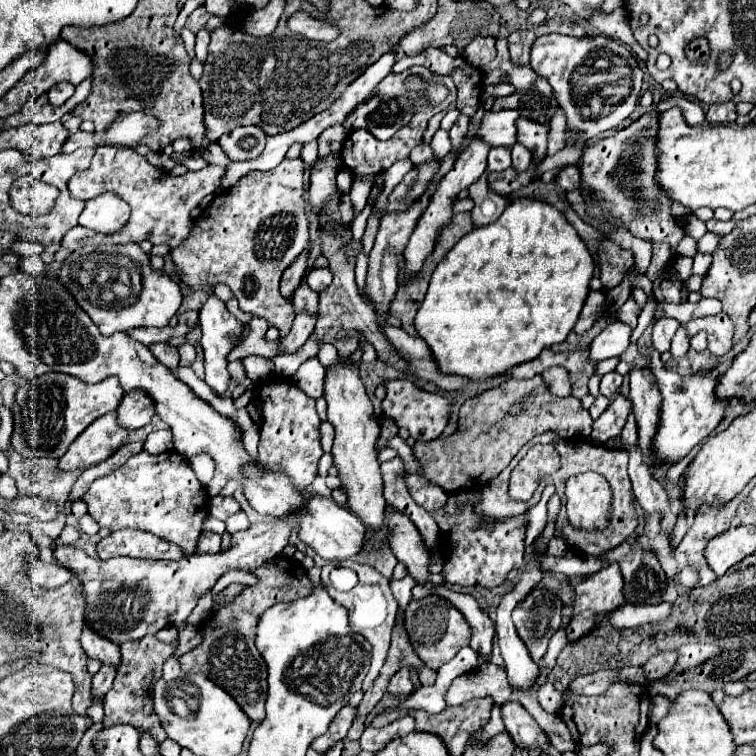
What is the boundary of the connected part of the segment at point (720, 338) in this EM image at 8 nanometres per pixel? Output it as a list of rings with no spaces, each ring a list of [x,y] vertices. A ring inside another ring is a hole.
[[[719,312],[715,316],[705,316],[705,318],[695,318],[685,324],[681,324],[689,336],[695,336],[699,330],[705,330],[709,336],[709,352],[715,356],[723,356],[729,352],[733,344],[733,324],[727,318],[727,314]]]

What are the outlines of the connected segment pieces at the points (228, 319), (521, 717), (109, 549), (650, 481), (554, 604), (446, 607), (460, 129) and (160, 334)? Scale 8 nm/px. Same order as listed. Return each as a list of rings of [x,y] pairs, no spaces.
[[[211,294],[199,310],[199,326],[203,332],[201,346],[205,352],[205,382],[223,394],[229,386],[227,354],[233,344],[229,336],[241,332],[241,324],[215,294]]]
[[[505,702],[501,706],[501,714],[503,714],[505,730],[511,734],[513,742],[519,748],[527,748],[527,750],[539,748],[541,752],[551,754],[551,742],[547,734],[537,726],[537,722],[531,718],[531,714],[527,714],[527,710],[519,702]]]
[[[123,528],[119,532],[111,532],[97,544],[97,552],[101,560],[109,560],[115,556],[131,556],[131,558],[153,558],[153,560],[179,560],[183,558],[183,548],[155,538],[151,532]]]
[[[627,448],[629,452],[629,480],[633,484],[635,498],[639,506],[647,512],[659,512],[661,514],[661,534],[667,534],[671,538],[671,532],[677,522],[677,514],[671,510],[671,502],[663,490],[663,486],[653,478],[649,468],[641,460],[641,450],[639,448]]]
[[[539,586],[513,610],[515,628],[535,662],[547,652],[547,642],[561,624],[561,606],[553,590]]]
[[[429,594],[423,600],[409,602],[405,626],[415,654],[431,670],[439,670],[443,664],[455,658],[455,654],[469,644],[469,636],[471,636],[469,624],[465,622],[463,614],[451,602],[445,602],[441,596],[435,596],[435,594]]]
[[[461,114],[461,116],[457,118],[457,122],[453,124],[453,128],[449,130],[453,146],[459,146],[459,144],[461,144],[461,140],[463,140],[463,136],[465,136],[465,132],[467,132],[467,124],[469,124],[469,118],[463,118],[463,114]]]
[[[179,324],[177,328],[171,328],[171,326],[165,326],[165,328],[135,328],[135,330],[129,330],[129,338],[135,338],[137,342],[149,346],[149,344],[155,344],[155,342],[167,342],[175,336],[185,336],[187,332],[191,332],[189,326],[183,326]]]

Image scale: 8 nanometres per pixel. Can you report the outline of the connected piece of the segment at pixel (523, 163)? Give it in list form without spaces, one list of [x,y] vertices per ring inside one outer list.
[[[521,144],[513,146],[513,168],[515,170],[527,170],[527,166],[531,166],[531,154],[527,148],[523,148]]]

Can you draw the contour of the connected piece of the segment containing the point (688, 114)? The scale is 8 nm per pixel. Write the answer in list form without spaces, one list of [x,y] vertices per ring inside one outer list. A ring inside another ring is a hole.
[[[681,94],[673,96],[673,98],[667,100],[667,102],[659,102],[655,108],[657,108],[659,112],[665,112],[665,110],[669,110],[669,108],[673,108],[673,106],[679,106],[679,108],[683,110],[683,116],[687,118],[687,122],[691,122],[691,126],[705,122],[705,112],[703,112],[703,108],[701,108],[697,102],[691,102],[691,100],[687,100],[685,96],[681,96]]]

